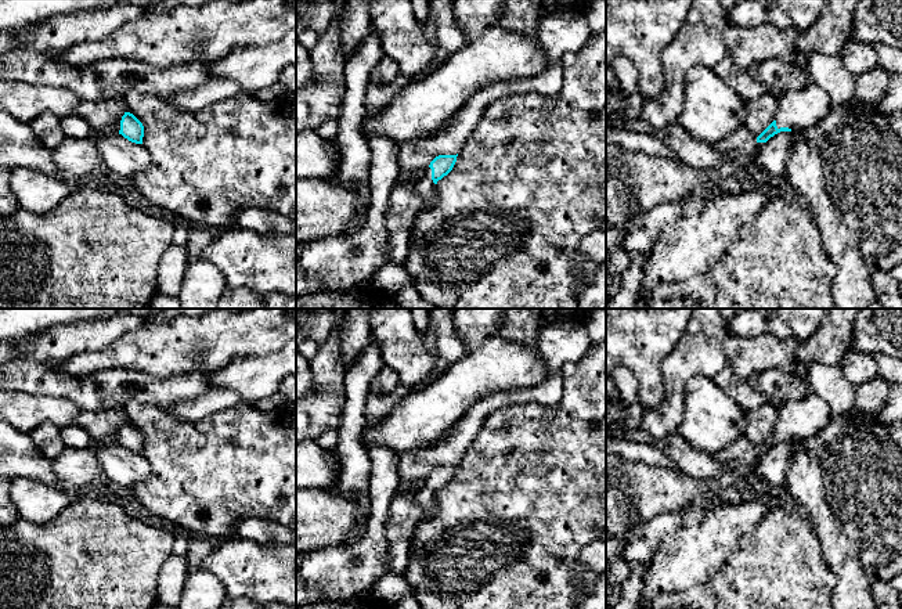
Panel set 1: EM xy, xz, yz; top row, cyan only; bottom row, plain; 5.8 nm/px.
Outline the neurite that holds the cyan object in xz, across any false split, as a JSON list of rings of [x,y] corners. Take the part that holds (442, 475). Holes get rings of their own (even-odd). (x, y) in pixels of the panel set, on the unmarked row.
[[[458,464],[439,465],[422,482],[422,487],[418,491],[418,505],[422,511],[422,519],[427,519],[436,512],[436,494],[452,480],[457,466]]]

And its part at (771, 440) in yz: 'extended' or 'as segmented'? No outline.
extended

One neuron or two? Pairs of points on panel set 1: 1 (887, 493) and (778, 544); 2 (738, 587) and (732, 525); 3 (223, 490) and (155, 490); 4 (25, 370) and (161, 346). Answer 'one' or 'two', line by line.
1: two
2: two
3: one
4: two

